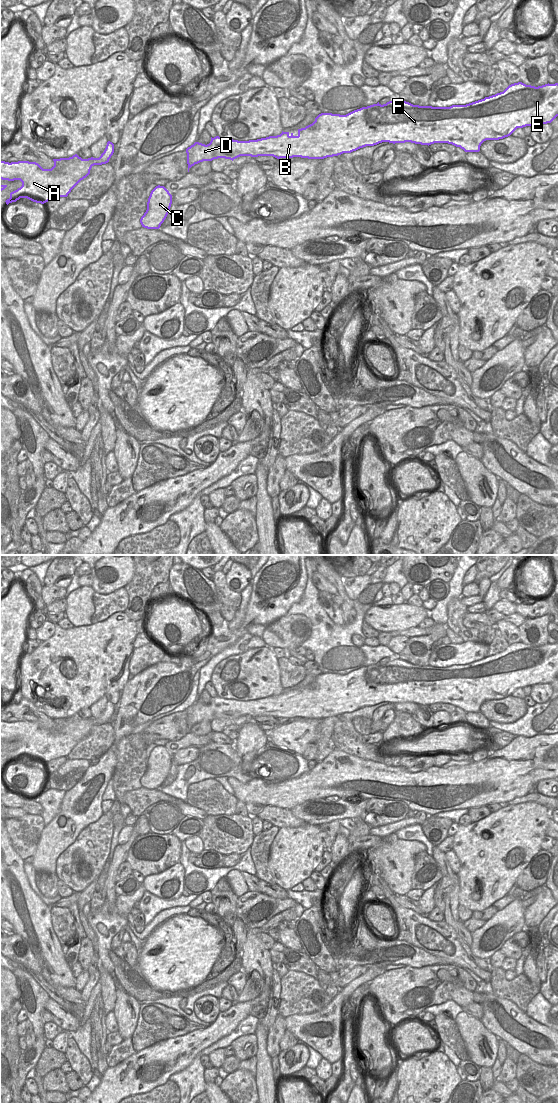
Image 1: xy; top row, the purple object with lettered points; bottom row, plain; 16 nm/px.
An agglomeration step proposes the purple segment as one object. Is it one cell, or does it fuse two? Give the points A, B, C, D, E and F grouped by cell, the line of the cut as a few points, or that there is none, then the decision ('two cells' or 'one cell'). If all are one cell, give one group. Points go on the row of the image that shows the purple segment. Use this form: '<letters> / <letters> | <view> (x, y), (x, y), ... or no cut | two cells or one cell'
A B C D E F | no cut | one cell

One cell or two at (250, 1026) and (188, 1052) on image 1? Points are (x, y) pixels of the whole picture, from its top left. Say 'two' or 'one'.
two

